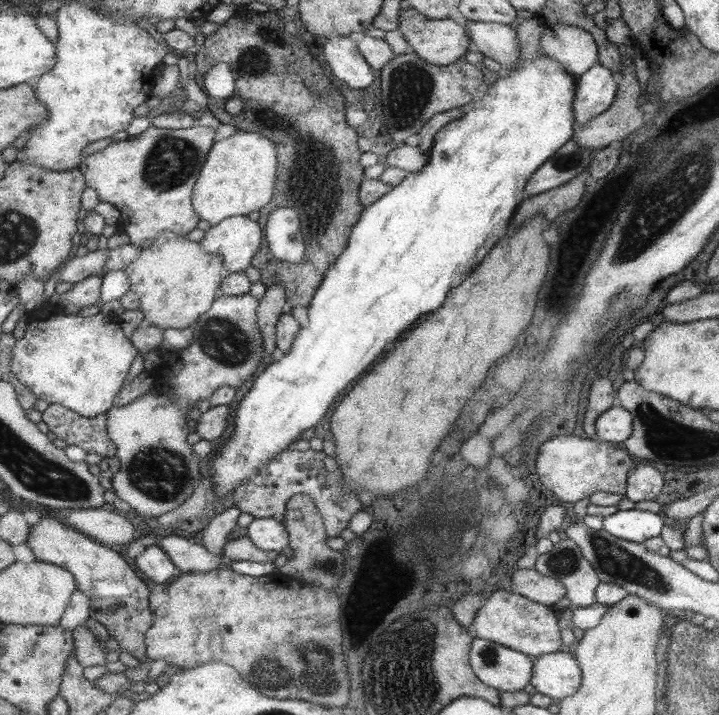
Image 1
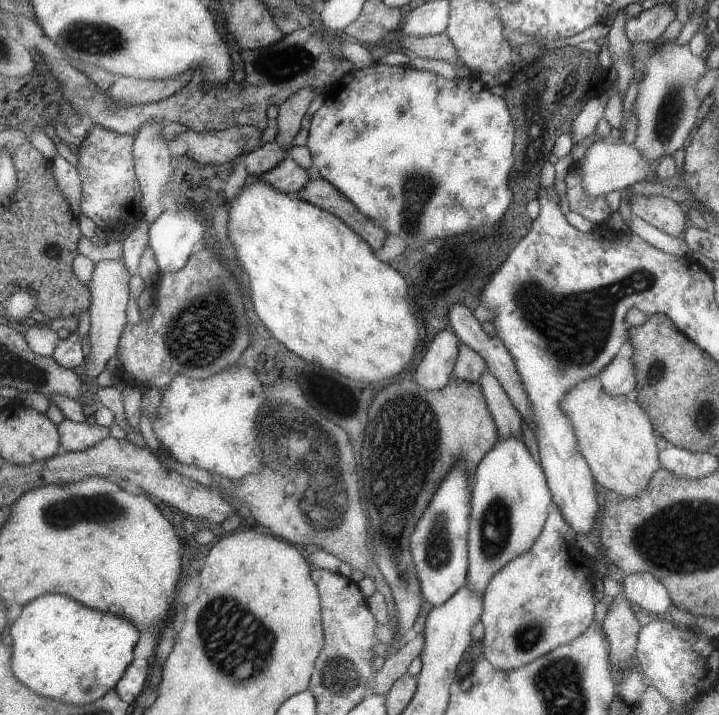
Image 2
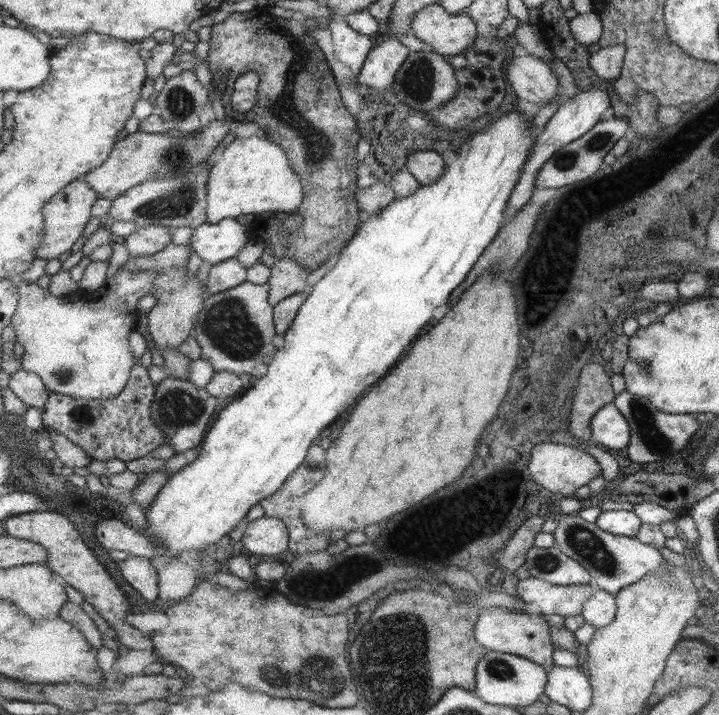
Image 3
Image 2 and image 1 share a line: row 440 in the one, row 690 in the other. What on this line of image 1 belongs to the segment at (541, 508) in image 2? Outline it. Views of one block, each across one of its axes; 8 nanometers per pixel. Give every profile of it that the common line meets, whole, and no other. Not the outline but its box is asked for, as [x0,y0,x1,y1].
[470,637,533,692]

